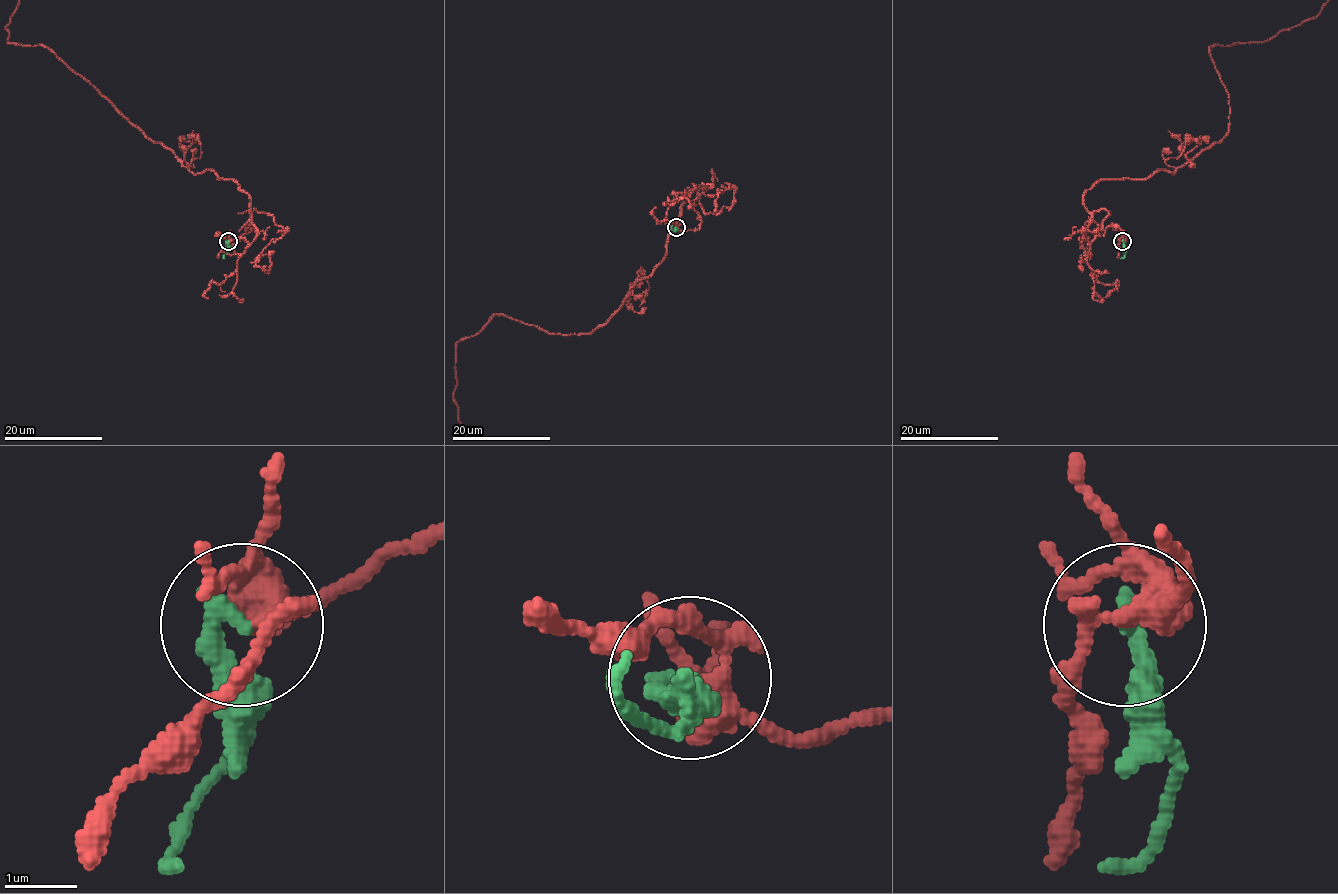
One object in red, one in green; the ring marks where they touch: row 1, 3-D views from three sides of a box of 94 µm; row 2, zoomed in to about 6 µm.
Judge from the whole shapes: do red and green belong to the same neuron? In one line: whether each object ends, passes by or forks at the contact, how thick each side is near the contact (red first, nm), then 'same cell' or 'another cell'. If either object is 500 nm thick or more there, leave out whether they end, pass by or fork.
red forks there; green ends there; 300 nm thick on the red side, 240 nm on the other; another cell

